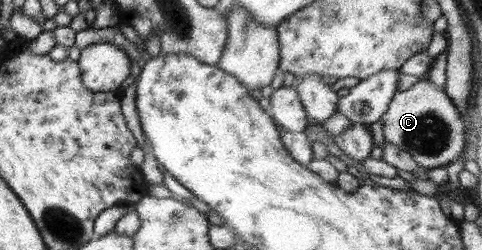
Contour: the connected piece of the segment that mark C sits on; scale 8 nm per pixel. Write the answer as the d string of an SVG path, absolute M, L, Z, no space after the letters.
M421 78L407 91L397 92L381 117L383 136L388 144L402 149L411 159L426 171L461 159L465 143L465 125L460 112L453 105L444 89Z

